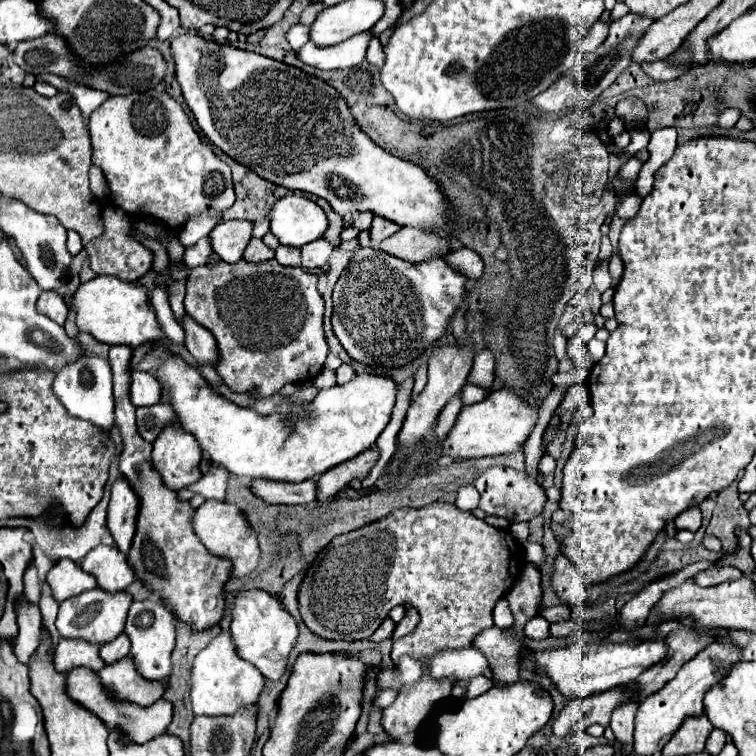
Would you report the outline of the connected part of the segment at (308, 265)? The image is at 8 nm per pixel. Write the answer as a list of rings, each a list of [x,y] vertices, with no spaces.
[[[316,239],[308,245],[302,247],[302,267],[304,269],[314,269],[314,267],[324,267],[328,263],[328,257],[332,253],[332,245],[326,239]]]

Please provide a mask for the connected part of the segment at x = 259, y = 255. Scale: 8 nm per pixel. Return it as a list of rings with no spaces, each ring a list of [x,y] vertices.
[[[250,239],[246,251],[244,251],[244,261],[248,263],[262,263],[262,261],[268,261],[268,259],[274,259],[274,251],[268,249],[262,239]]]

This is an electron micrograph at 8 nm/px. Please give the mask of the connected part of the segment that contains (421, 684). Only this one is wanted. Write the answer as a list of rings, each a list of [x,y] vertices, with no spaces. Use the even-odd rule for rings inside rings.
[[[424,675],[412,689],[400,693],[396,701],[384,709],[382,727],[392,739],[400,739],[406,733],[414,731],[434,709],[434,703],[450,697],[452,683],[434,681]]]

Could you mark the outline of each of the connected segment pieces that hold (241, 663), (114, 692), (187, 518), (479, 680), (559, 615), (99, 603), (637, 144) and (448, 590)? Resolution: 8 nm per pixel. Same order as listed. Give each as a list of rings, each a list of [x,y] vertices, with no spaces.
[[[222,633],[212,643],[200,651],[192,667],[192,711],[194,715],[234,715],[240,707],[250,707],[258,703],[264,689],[264,677],[252,663],[240,659],[234,651],[230,633]]]
[[[124,657],[118,663],[102,667],[98,671],[98,677],[100,677],[100,683],[108,689],[108,693],[114,699],[136,703],[140,707],[152,705],[166,691],[164,683],[140,679],[130,657]]]
[[[110,347],[110,365],[112,365],[112,375],[114,375],[114,413],[116,413],[116,421],[124,439],[124,451],[120,455],[120,471],[126,477],[126,481],[130,483],[132,491],[138,495],[138,517],[136,517],[136,535],[132,541],[132,547],[128,551],[128,563],[132,565],[136,577],[146,583],[154,593],[160,593],[160,599],[166,603],[168,609],[172,609],[172,613],[176,615],[176,619],[180,619],[182,623],[186,623],[192,631],[204,631],[208,627],[214,627],[222,615],[224,615],[224,585],[226,581],[232,577],[232,563],[226,557],[216,557],[212,555],[202,541],[196,537],[194,529],[192,529],[192,513],[194,509],[190,507],[188,501],[180,501],[176,491],[168,491],[168,487],[164,487],[160,475],[156,475],[156,469],[152,467],[152,445],[146,443],[144,439],[140,439],[138,429],[136,429],[136,407],[130,401],[128,395],[128,385],[130,385],[130,357],[132,357],[132,349],[130,347]]]
[[[480,675],[480,677],[476,677],[476,679],[472,679],[468,683],[468,687],[466,687],[466,699],[474,699],[474,697],[486,693],[492,687],[494,687],[494,683],[490,679],[486,679],[484,675]]]
[[[554,605],[554,607],[546,607],[540,611],[540,615],[548,621],[548,623],[558,623],[558,621],[568,621],[570,619],[572,609],[564,607],[564,605]]]
[[[100,589],[84,591],[78,597],[72,597],[72,599],[66,599],[64,603],[60,603],[58,617],[56,617],[58,633],[64,639],[84,639],[88,643],[102,645],[106,641],[116,639],[124,631],[126,613],[128,613],[130,605],[132,605],[132,597],[124,591],[120,595],[108,595]]]
[[[636,129],[636,131],[630,131],[630,135],[632,135],[632,141],[630,141],[630,145],[626,147],[626,151],[630,151],[630,155],[634,157],[638,151],[646,149],[648,139],[650,139],[650,133],[648,133],[646,129]]]
[[[436,501],[422,509],[396,509],[388,517],[334,537],[308,567],[298,589],[298,607],[304,625],[312,633],[322,639],[350,643],[368,639],[388,617],[392,607],[410,605],[418,609],[420,623],[410,635],[394,641],[394,663],[398,663],[402,655],[428,659],[428,655],[442,649],[470,647],[474,635],[494,625],[492,609],[516,581],[522,563],[522,547],[508,529],[492,527],[472,513]]]

